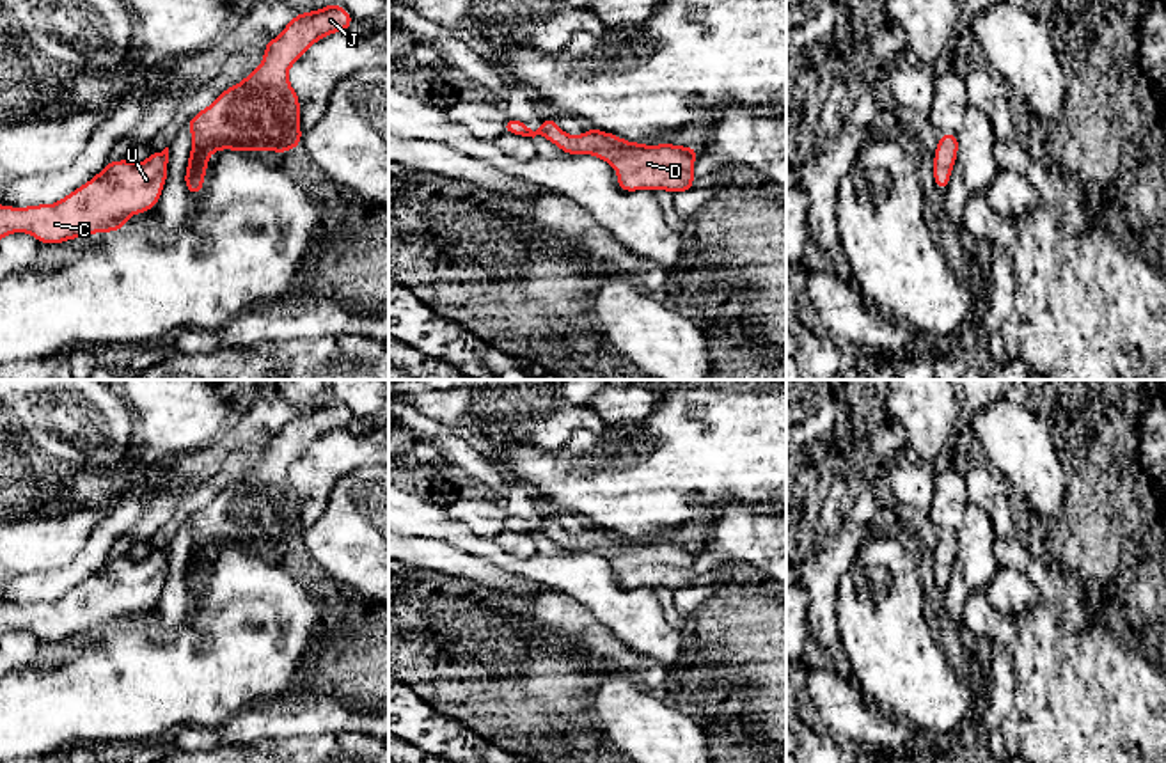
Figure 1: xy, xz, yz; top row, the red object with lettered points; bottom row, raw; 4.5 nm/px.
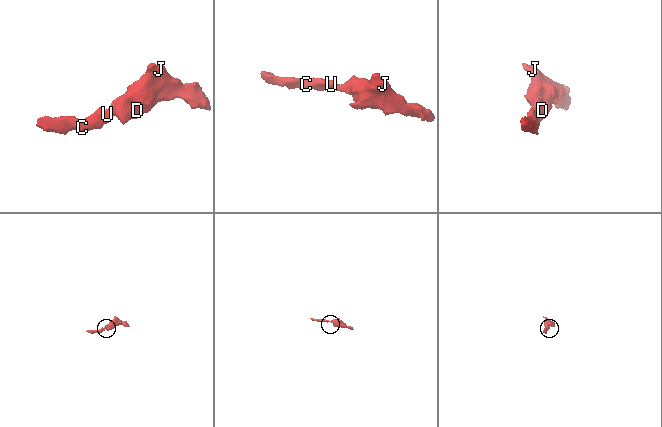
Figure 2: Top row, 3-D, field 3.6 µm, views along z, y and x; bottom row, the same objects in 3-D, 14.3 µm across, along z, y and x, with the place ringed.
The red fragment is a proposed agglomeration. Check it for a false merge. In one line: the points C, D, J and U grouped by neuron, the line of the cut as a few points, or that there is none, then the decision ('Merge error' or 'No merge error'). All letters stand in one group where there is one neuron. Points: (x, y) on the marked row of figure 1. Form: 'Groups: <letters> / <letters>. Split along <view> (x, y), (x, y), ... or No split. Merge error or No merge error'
Groups: C D J U. No split. No merge error

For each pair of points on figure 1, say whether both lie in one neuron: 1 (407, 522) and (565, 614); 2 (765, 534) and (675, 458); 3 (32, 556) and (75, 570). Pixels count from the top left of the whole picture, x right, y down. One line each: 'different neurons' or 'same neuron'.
1: different neurons
2: different neurons
3: different neurons

